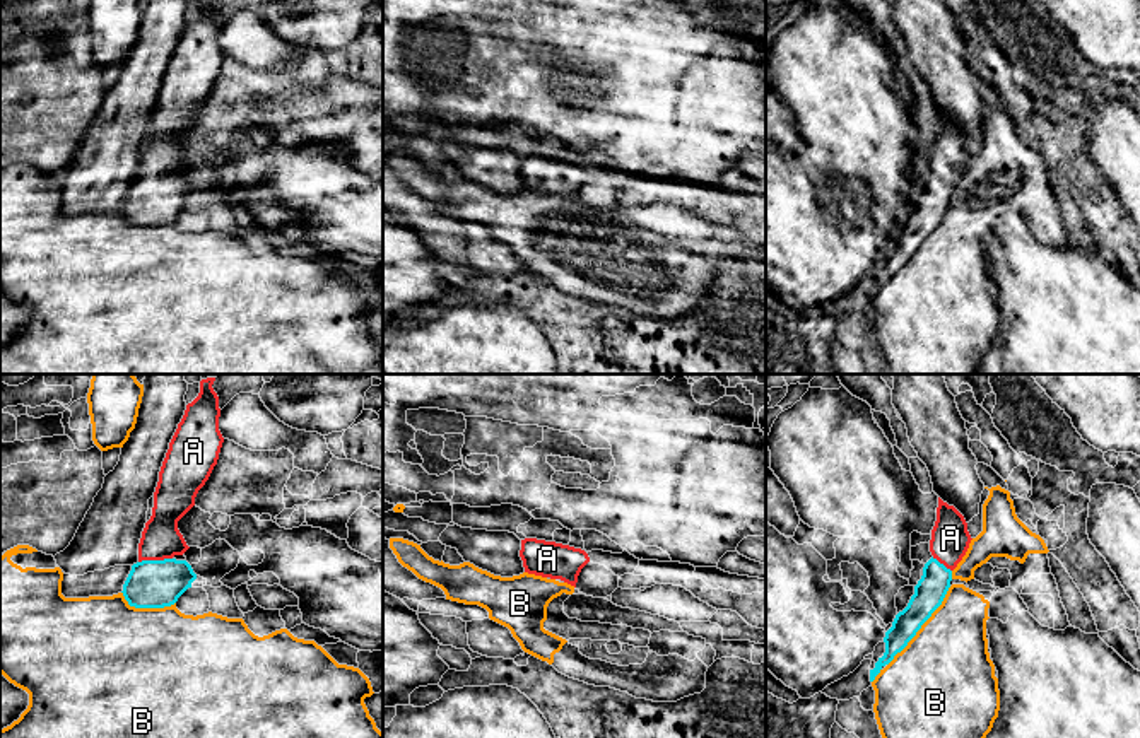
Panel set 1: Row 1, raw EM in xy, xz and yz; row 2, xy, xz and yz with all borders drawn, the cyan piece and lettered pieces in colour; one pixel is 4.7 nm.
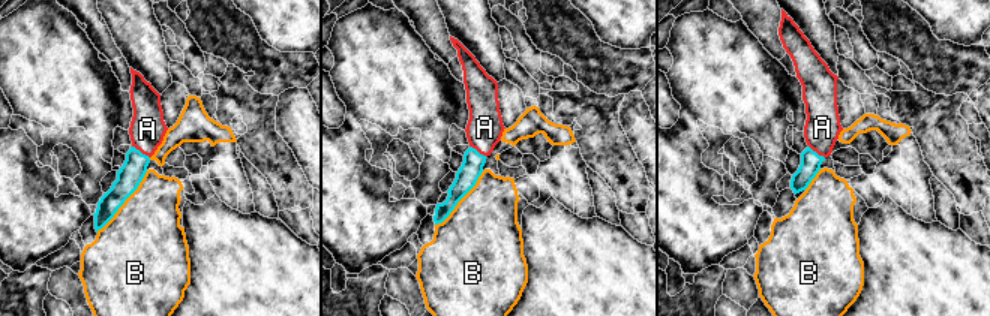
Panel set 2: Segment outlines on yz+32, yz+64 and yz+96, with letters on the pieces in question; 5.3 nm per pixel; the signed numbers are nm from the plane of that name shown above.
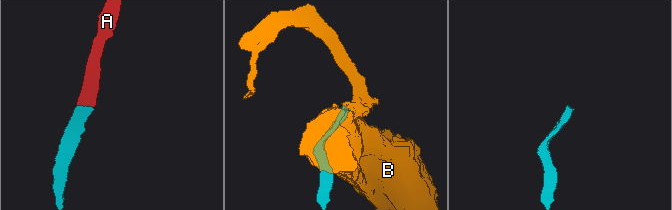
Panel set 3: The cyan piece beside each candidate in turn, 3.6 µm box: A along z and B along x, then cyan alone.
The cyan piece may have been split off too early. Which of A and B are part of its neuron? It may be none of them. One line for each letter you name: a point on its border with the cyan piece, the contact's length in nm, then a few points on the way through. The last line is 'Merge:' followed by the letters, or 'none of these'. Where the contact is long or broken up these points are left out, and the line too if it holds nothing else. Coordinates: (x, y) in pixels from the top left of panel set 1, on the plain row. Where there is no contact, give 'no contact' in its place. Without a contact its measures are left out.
A: xy (154, 178) | 160 nm | across xy (151, 200), (154, 197), (154, 178), (161, 156)
Merge: A

